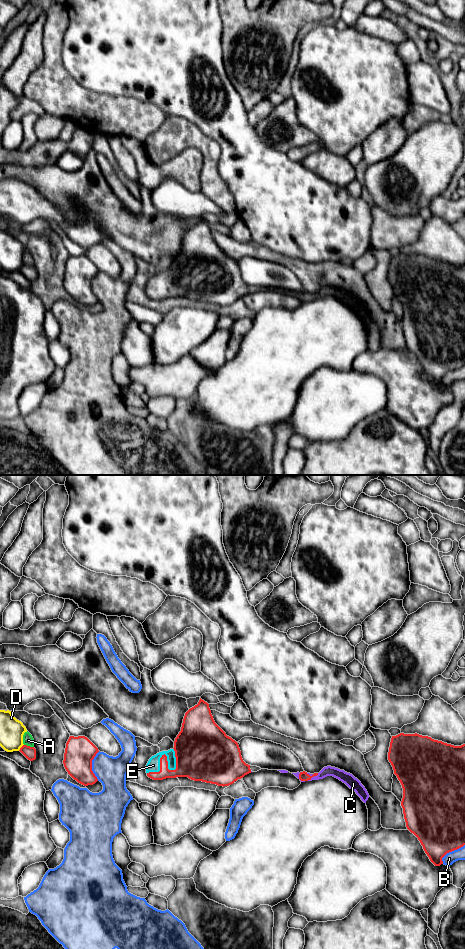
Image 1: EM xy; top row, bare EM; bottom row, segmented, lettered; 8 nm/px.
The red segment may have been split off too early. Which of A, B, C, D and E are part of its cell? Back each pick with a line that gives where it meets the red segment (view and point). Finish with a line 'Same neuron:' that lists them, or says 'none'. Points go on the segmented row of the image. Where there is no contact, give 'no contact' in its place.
C: xy (312, 776)
E: xy (166, 760)
Same neuron: C, E

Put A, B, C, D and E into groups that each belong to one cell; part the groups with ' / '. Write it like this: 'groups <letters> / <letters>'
groups A / B / C E / D

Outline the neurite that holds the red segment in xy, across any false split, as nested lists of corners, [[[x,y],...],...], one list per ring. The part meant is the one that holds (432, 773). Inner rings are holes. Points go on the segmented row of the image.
[[[400,733],[391,738],[388,760],[403,788],[406,827],[418,838],[430,861],[440,866],[447,853],[465,845],[465,744],[454,746],[417,733]]]

